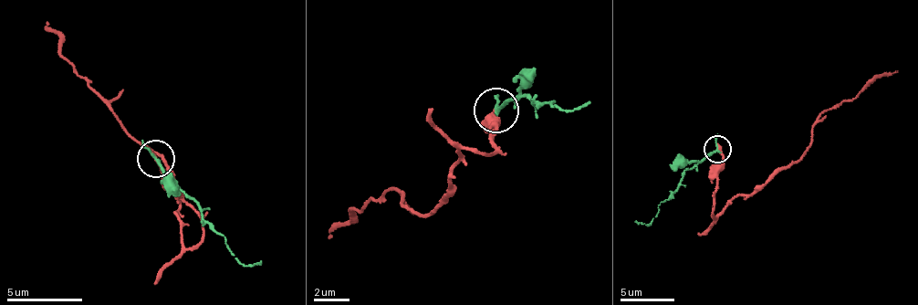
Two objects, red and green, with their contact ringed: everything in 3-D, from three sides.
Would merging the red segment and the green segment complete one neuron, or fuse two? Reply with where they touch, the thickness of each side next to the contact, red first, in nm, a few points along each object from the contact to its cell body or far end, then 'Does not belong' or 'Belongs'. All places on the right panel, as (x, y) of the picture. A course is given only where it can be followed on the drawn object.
Place: (717, 149). Thickness 220 nm (red) against 170 nm. Course of red: (717, 150), (722, 167), (713, 215), (806, 152), (819, 115), (899, 71). Course of green: (717, 150), (686, 170), (677, 188), (657, 206), (651, 226), (634, 222). Does not belong

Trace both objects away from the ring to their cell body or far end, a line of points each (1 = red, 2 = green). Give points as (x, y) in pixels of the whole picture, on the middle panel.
1: (495, 110), (483, 127), (495, 152), (460, 146), (451, 182), (429, 215), (408, 210), (393, 187), (328, 239)
2: (495, 110), (527, 98), (535, 105), (554, 99), (561, 111), (588, 99)

